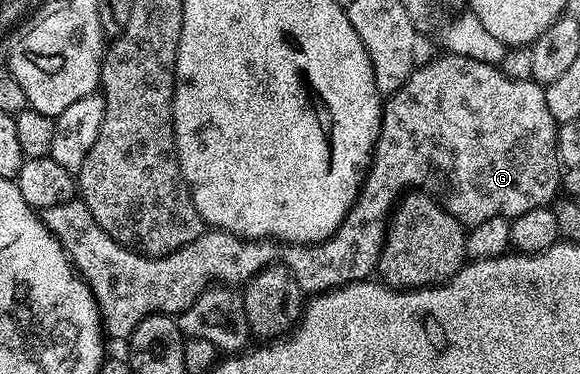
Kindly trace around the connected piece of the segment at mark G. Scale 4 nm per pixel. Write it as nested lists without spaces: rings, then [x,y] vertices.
[[[447,52],[441,53],[441,55],[441,58],[436,58],[433,62],[426,63],[425,66],[424,63],[417,65],[410,76],[410,80],[406,84],[402,84],[402,88],[398,88],[398,92],[387,95],[386,101],[384,102],[384,115],[380,121],[380,135],[376,141],[375,148],[372,149],[372,164],[368,168],[368,173],[364,176],[364,182],[360,185],[360,195],[356,197],[356,202],[350,208],[350,212],[346,212],[346,216],[342,220],[340,227],[325,242],[314,242],[310,246],[294,246],[291,244],[283,246],[275,240],[240,238],[238,235],[231,234],[225,230],[208,228],[198,236],[198,240],[186,244],[182,249],[174,251],[173,254],[167,254],[161,258],[147,258],[145,254],[139,254],[138,251],[126,248],[121,242],[113,240],[100,227],[98,220],[94,220],[94,216],[90,216],[90,208],[86,208],[86,204],[80,201],[79,197],[72,198],[68,202],[63,202],[57,206],[52,206],[49,210],[43,211],[42,217],[46,228],[60,241],[62,248],[68,253],[68,259],[75,266],[77,274],[92,287],[92,292],[96,295],[96,300],[100,304],[100,313],[107,337],[109,339],[131,339],[134,328],[138,328],[138,324],[142,320],[146,320],[146,316],[150,316],[151,314],[179,316],[186,308],[190,308],[190,304],[194,304],[194,300],[198,300],[198,296],[203,290],[207,290],[209,286],[213,284],[246,284],[254,276],[258,276],[258,272],[262,272],[268,266],[275,266],[277,264],[286,267],[291,272],[294,280],[300,283],[301,291],[308,296],[327,294],[330,290],[339,290],[340,287],[348,286],[352,282],[362,282],[371,279],[374,271],[380,264],[380,253],[384,247],[384,235],[388,233],[389,217],[402,195],[405,192],[411,191],[413,188],[422,188],[423,193],[431,194],[440,203],[441,208],[446,212],[450,212],[450,216],[454,216],[468,228],[482,224],[482,220],[490,220],[491,218],[506,218],[511,220],[539,206],[548,206],[557,197],[558,191],[561,189],[562,167],[560,165],[560,157],[556,151],[558,124],[554,120],[554,116],[550,116],[550,108],[546,108],[544,86],[533,80],[510,79],[503,74],[499,65],[491,66],[482,60],[470,60],[466,56],[458,56],[457,54],[449,54]]]

